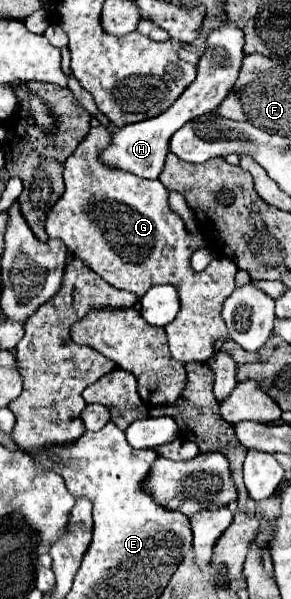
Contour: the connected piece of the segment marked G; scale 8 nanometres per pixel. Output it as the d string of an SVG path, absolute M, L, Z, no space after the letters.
M97 125L89 131L89 135L77 145L75 153L65 161L65 193L63 197L47 211L45 231L49 239L61 239L67 247L67 255L71 259L81 259L87 267L91 267L97 275L101 275L111 287L129 291L137 295L137 301L147 293L151 285L167 283L177 287L181 309L177 317L165 327L167 341L173 359L179 363L205 363L211 355L215 355L223 341L227 339L227 327L221 319L223 299L235 289L235 273L237 267L227 257L215 257L207 269L195 271L191 267L191 247L193 251L205 247L205 239L201 235L193 237L185 231L183 221L169 209L167 205L167 189L157 179L143 179L129 171L121 171L117 167L109 167L101 161L101 153L109 147L113 137L111 127Z

